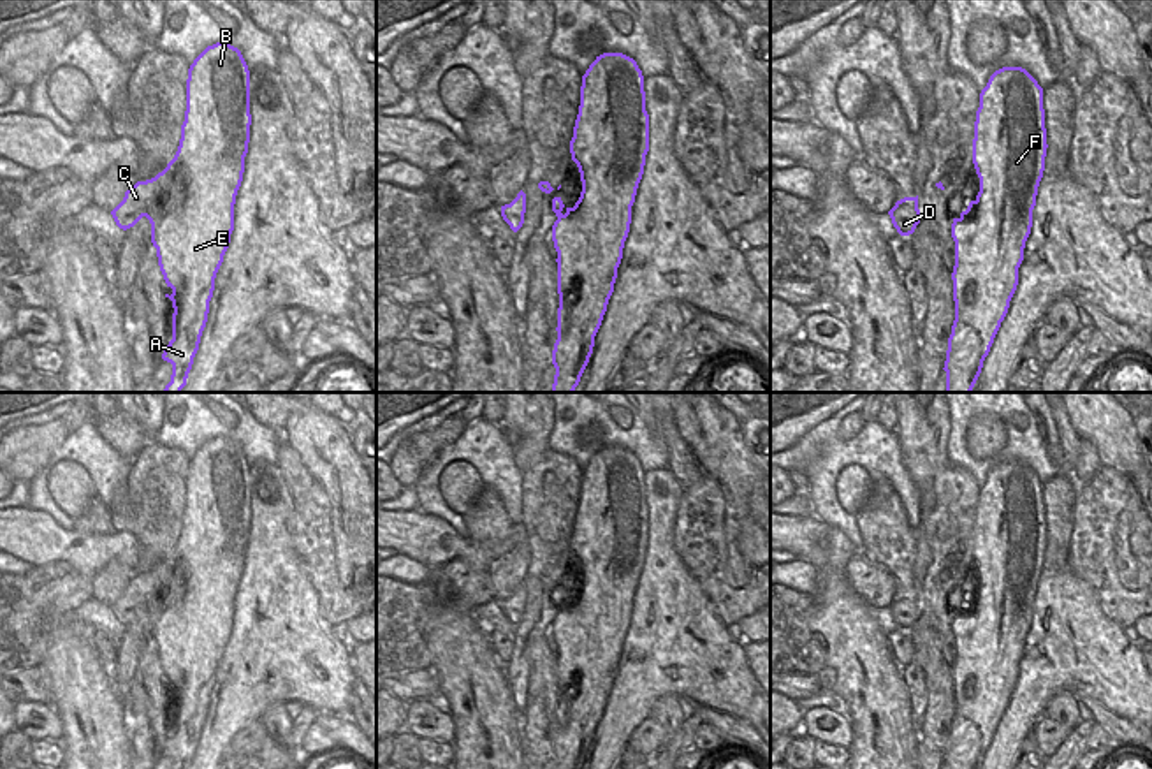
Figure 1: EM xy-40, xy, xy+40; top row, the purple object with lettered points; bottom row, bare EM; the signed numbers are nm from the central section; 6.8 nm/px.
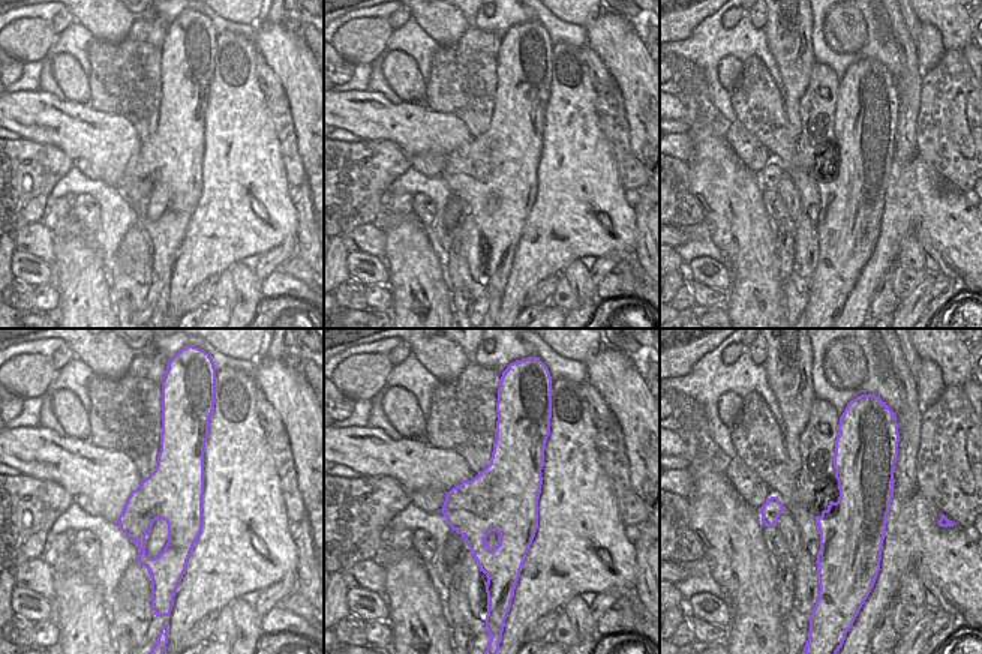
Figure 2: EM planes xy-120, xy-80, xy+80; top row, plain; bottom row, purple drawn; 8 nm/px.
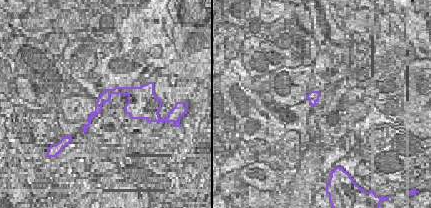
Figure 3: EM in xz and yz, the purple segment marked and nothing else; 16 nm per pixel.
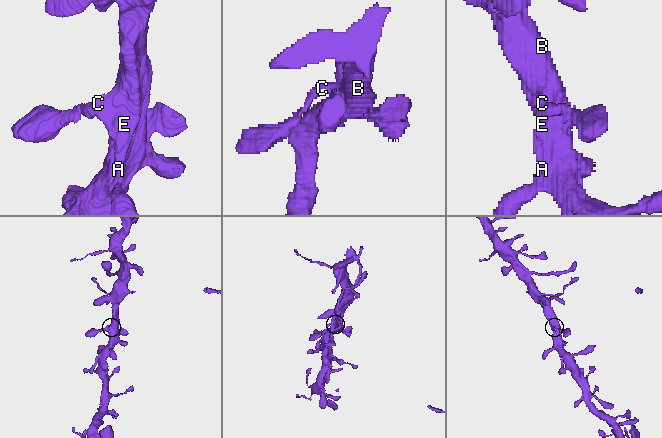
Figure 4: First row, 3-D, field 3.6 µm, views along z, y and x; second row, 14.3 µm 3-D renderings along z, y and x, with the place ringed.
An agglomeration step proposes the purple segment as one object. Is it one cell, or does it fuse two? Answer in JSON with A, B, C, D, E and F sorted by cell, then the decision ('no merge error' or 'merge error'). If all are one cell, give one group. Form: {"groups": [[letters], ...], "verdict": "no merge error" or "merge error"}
{"groups": [["A", "B", "C", "D", "E", "F"]], "verdict": "no merge error"}

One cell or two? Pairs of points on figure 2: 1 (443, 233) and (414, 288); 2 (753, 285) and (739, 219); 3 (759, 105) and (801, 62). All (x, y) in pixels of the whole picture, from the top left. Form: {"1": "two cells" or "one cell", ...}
{"1": "two cells", "2": "one cell", "3": "two cells"}

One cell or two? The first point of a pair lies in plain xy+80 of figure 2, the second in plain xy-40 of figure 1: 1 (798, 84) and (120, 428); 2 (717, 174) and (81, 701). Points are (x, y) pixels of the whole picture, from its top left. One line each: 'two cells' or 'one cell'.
1: two cells
2: one cell

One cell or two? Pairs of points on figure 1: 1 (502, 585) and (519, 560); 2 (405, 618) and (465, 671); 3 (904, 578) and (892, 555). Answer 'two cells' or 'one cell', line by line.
1: one cell
2: two cells
3: two cells

